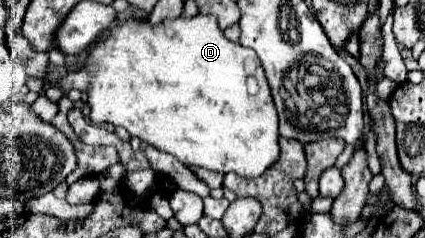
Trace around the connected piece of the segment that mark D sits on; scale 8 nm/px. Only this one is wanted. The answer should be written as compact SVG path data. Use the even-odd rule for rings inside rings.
M130 16L110 28L110 32L90 48L82 70L68 74L60 86L66 92L72 88L88 92L89 117L96 124L110 122L122 126L142 142L176 156L186 166L202 166L224 174L236 172L244 178L262 176L262 172L278 160L280 148L278 114L258 56L250 48L230 42L214 16L180 16L162 20L158 26L150 26L144 18L146 16L136 20ZM250 78L256 80L256 92L252 92L248 84Z

